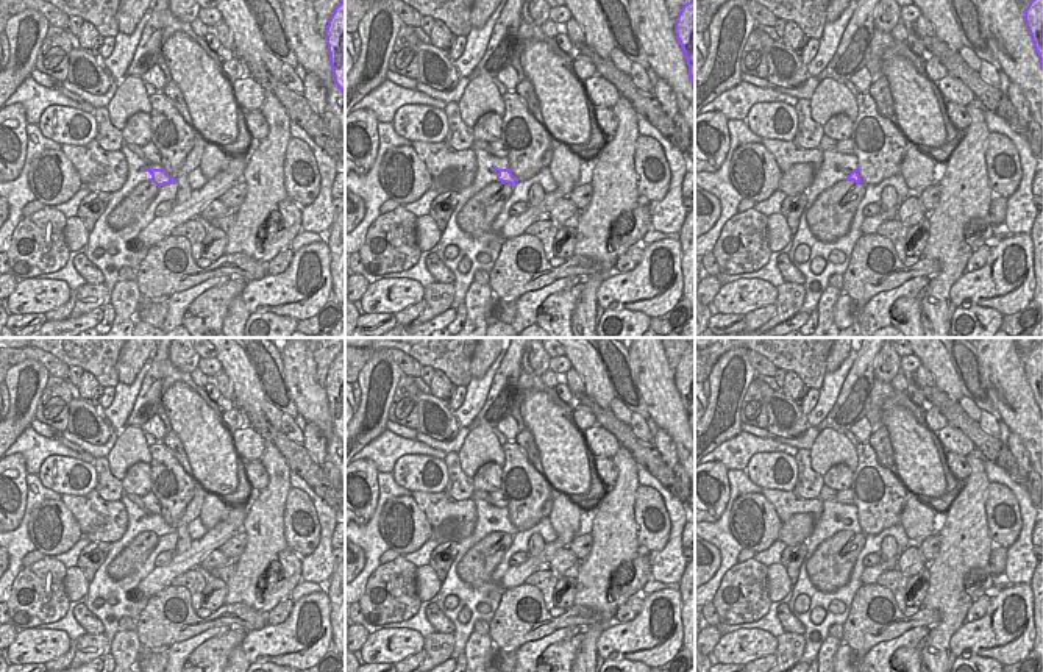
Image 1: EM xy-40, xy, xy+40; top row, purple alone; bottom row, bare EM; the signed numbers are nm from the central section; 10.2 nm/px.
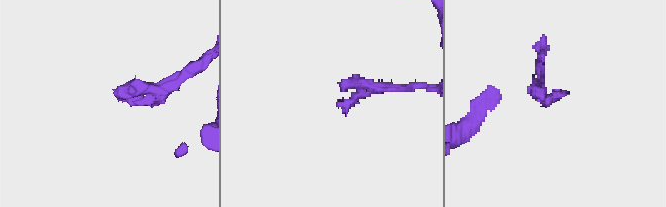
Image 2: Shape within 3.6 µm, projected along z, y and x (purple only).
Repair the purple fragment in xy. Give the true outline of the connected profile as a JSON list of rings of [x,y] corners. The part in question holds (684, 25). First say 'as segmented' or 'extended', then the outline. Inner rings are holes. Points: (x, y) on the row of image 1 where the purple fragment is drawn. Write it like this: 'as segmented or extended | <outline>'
as segmented | [[[695,0],[687,2],[676,20],[675,34],[689,66],[689,77],[695,88]]]

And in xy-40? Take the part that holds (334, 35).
as segmented | [[[345,0],[334,8],[326,25],[325,39],[334,84],[345,97]]]

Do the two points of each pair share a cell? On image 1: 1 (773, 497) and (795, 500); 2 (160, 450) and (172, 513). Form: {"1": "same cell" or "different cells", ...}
{"1": "same cell", "2": "same cell"}

